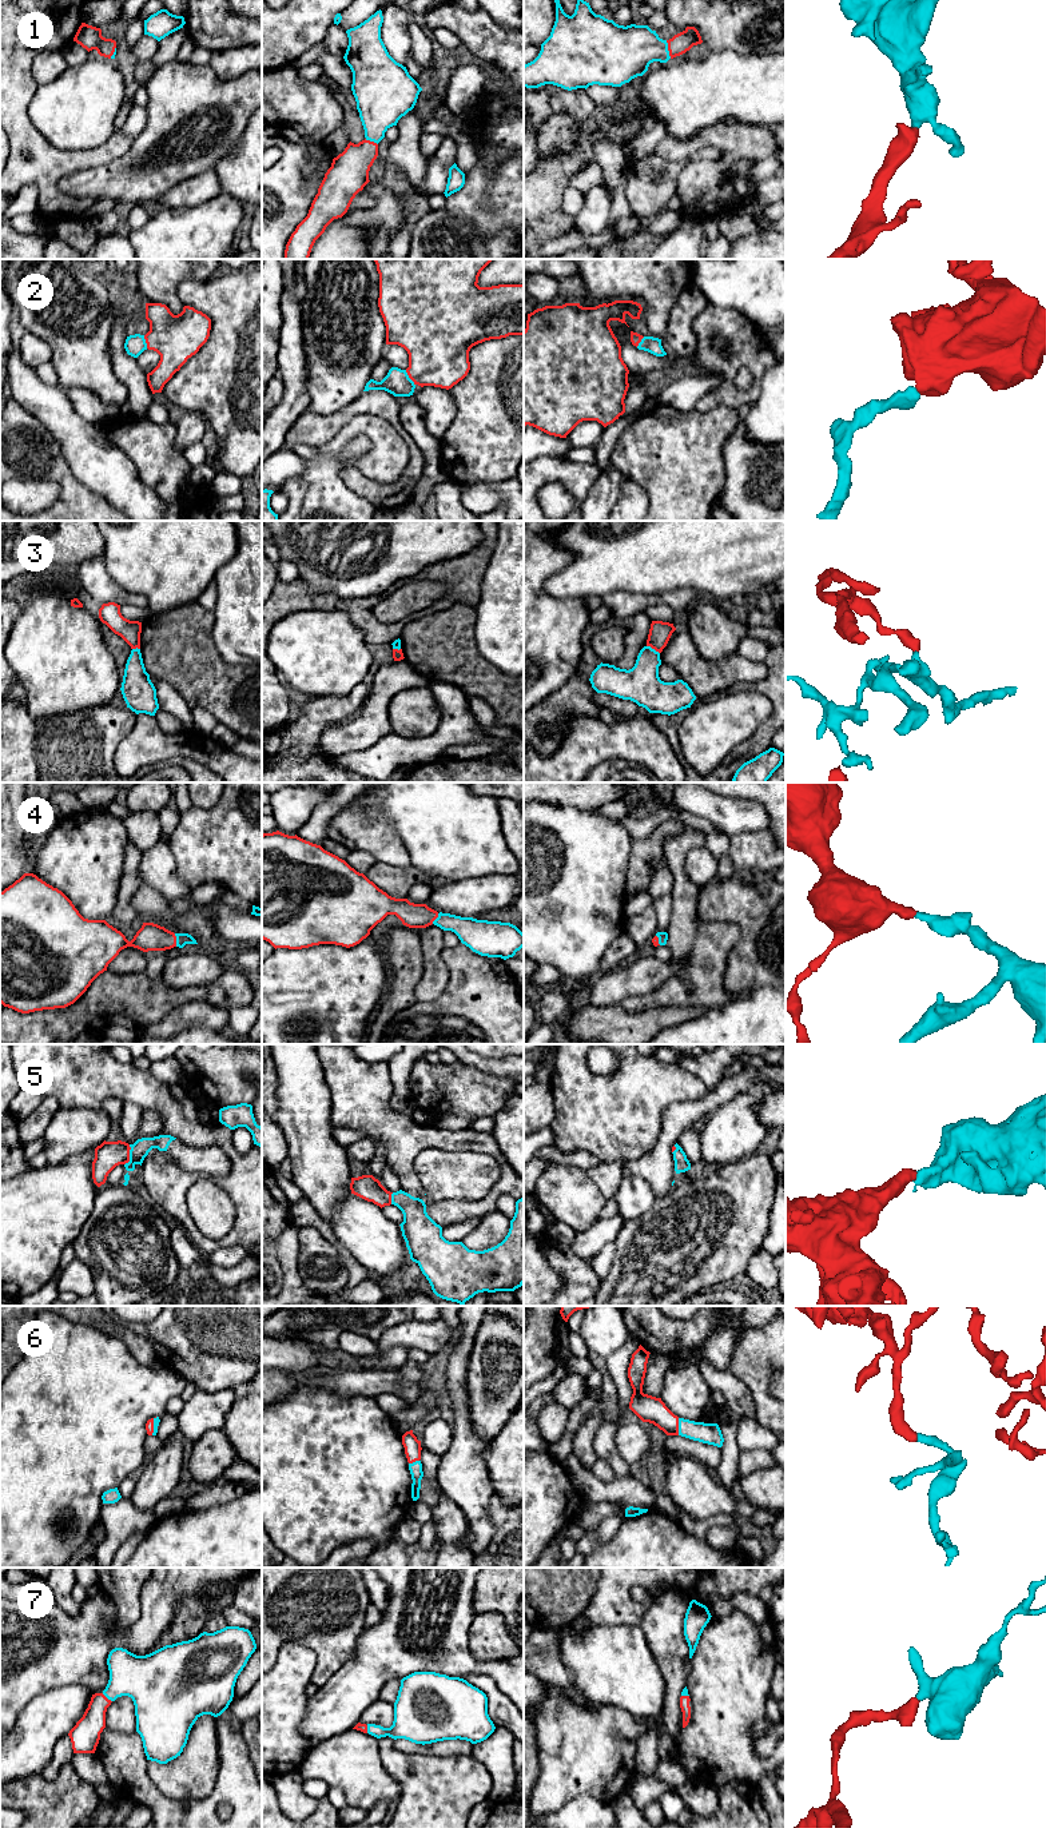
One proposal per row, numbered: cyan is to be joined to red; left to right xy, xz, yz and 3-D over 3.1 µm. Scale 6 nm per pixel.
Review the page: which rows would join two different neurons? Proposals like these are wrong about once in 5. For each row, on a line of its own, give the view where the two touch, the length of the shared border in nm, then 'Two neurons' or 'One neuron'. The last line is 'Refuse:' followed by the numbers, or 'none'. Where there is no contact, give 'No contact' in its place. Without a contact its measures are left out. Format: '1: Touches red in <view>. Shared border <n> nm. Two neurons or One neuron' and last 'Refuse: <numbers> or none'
1: Touches red in yz. Shared border 120 nm. One neuron
2: Touches red in xz. Shared border 110 nm. One neuron
3: Touches red in yz. Shared border 90 nm. Two neurons
4: Touches red in xy. Shared border 80 nm. One neuron
5: Touches red in xy. Shared border 130 nm. One neuron
6: Touches red in yz. Shared border 100 nm. One neuron
7: Touches red in xy. Shared border 80 nm. One neuron
Refuse: 3

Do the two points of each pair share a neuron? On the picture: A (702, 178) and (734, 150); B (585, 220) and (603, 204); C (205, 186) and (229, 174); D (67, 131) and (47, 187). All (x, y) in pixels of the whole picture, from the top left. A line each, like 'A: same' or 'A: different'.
A: same
B: same
C: different
D: different

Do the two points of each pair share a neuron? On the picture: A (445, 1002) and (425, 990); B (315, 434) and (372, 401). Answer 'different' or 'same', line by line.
A: different
B: same

